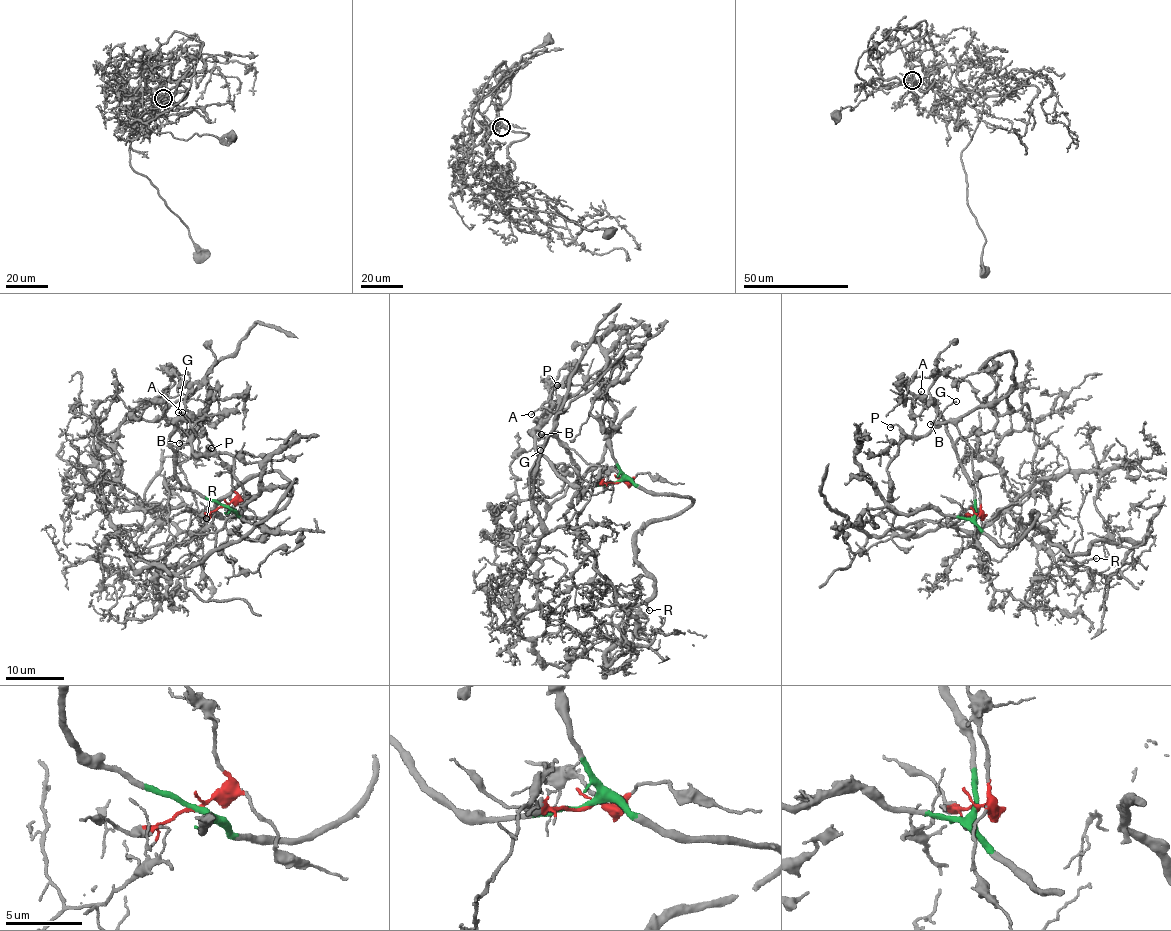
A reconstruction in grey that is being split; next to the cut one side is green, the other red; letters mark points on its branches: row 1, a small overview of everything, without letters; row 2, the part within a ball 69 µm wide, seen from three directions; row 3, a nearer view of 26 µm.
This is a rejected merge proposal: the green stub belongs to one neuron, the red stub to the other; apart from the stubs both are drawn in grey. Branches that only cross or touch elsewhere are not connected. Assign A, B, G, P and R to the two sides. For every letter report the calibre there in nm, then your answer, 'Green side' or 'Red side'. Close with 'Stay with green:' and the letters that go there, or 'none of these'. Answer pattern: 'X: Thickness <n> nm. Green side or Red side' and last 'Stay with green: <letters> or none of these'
A: Thickness 110 nm. Red side
B: Thickness 150 nm. Green side
G: Thickness 150 nm. Red side
P: Thickness 240 nm. Red side
R: Thickness 110 nm. Green side
Stay with green: B, R

